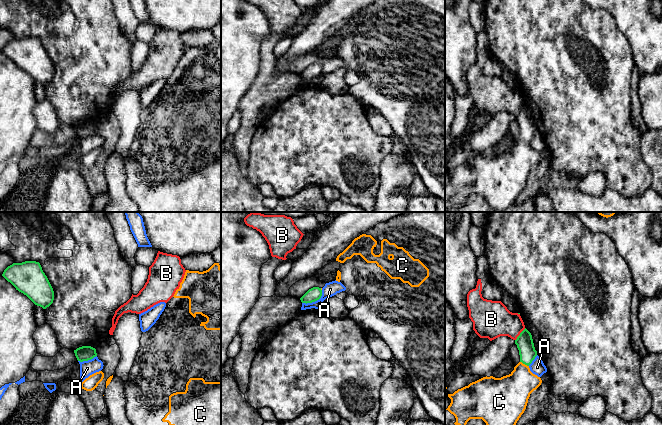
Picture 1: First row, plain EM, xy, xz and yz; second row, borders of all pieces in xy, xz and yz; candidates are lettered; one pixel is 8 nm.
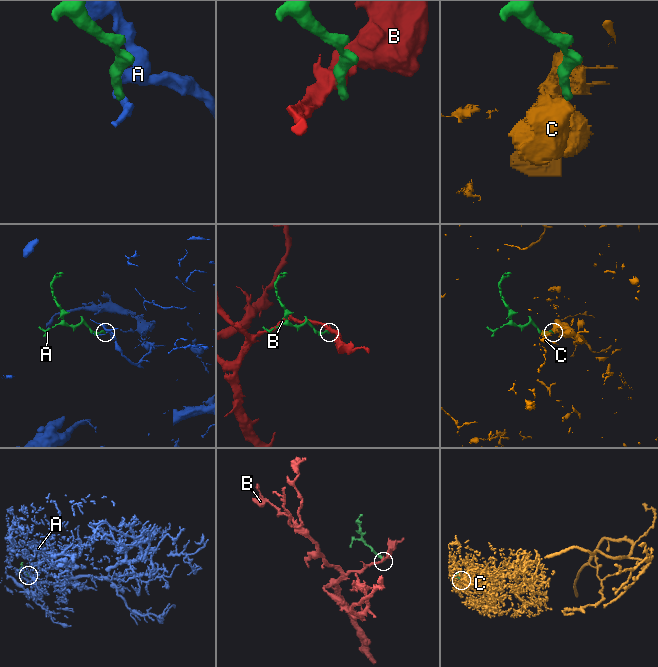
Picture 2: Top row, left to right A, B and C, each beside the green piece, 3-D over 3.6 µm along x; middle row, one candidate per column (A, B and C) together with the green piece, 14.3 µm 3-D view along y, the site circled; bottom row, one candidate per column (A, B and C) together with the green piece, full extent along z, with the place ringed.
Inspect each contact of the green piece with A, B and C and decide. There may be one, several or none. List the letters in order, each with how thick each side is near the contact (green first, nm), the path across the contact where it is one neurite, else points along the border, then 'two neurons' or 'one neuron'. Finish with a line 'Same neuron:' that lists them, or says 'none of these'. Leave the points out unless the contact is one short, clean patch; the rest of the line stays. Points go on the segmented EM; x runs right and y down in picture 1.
A: 110/120 nm | along xz (322, 290), (322, 295), (318, 299), (313, 302), (302, 303) | two neurons
B: 140/280 nm | along yz (525, 328), (515, 340) | two neurons
C: 140/280 nm | across yz (524, 342), (524, 363), (521, 382), (512, 391) | one neuron
Same neuron: C

